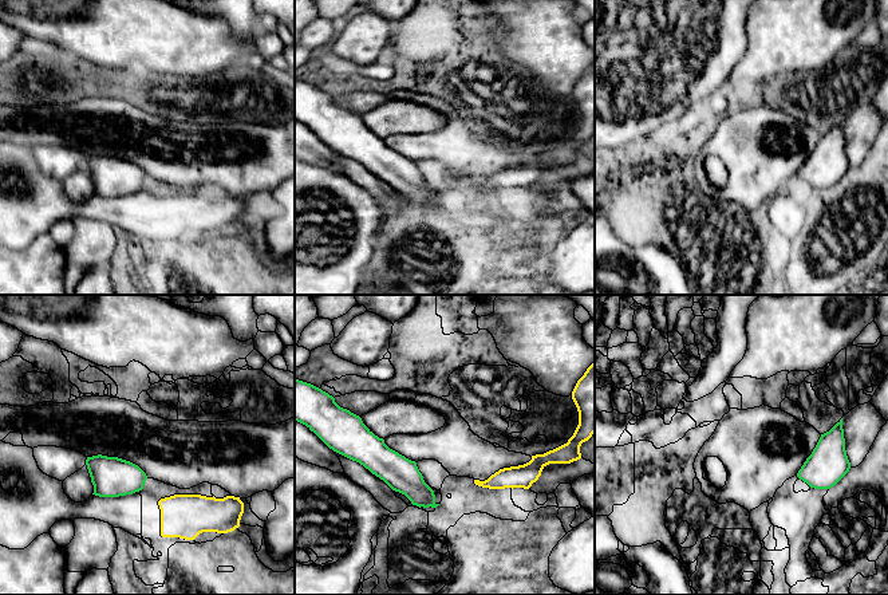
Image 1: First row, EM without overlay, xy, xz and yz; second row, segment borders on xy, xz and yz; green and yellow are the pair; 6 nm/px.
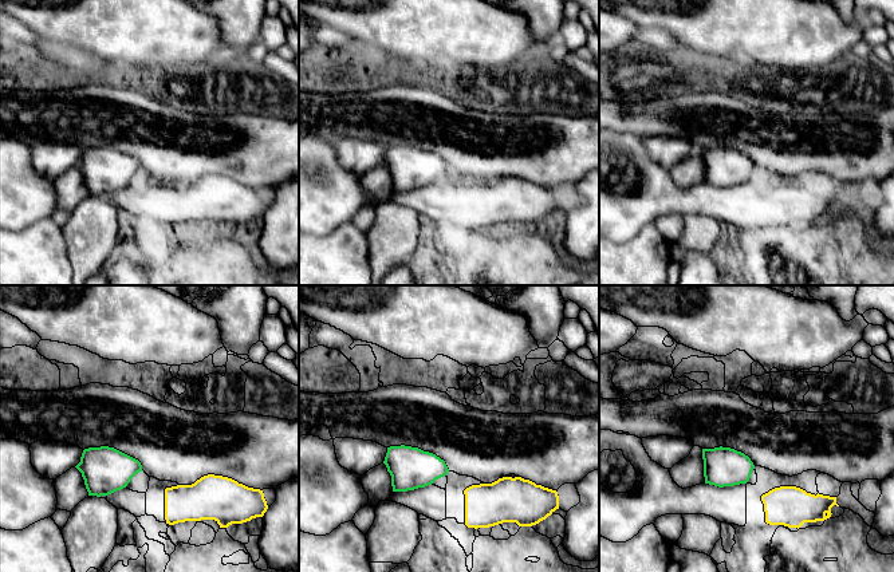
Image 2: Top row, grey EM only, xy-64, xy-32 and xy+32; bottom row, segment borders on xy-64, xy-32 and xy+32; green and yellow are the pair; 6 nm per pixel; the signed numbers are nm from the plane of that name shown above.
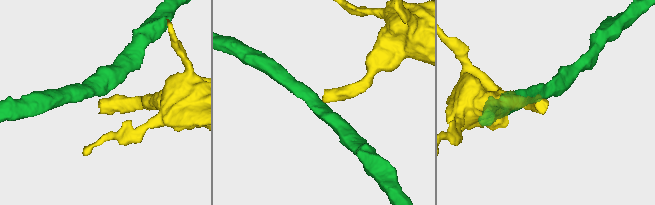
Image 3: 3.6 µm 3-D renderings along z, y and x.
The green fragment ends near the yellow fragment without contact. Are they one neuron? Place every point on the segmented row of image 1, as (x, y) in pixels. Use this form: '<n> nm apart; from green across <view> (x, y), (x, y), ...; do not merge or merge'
120 nm apart; from green across xy (142, 488), (158, 501); do not merge

